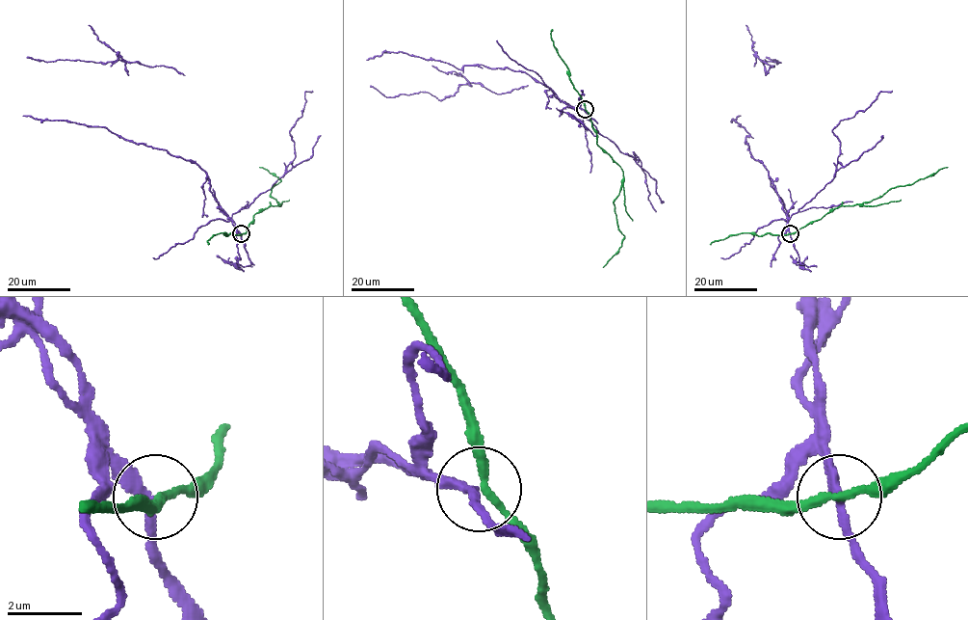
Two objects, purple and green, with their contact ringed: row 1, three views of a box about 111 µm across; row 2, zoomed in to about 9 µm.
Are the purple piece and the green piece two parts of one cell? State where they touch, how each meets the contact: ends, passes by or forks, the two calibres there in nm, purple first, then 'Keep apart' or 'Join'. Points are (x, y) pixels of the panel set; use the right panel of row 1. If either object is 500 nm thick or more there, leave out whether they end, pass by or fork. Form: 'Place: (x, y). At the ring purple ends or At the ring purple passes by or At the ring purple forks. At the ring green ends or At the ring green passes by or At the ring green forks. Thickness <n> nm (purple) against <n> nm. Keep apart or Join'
Place: (790, 233). At the ring purple passes by. At the ring green passes by. Thickness 240 nm (purple) against 200 nm. Keep apart

